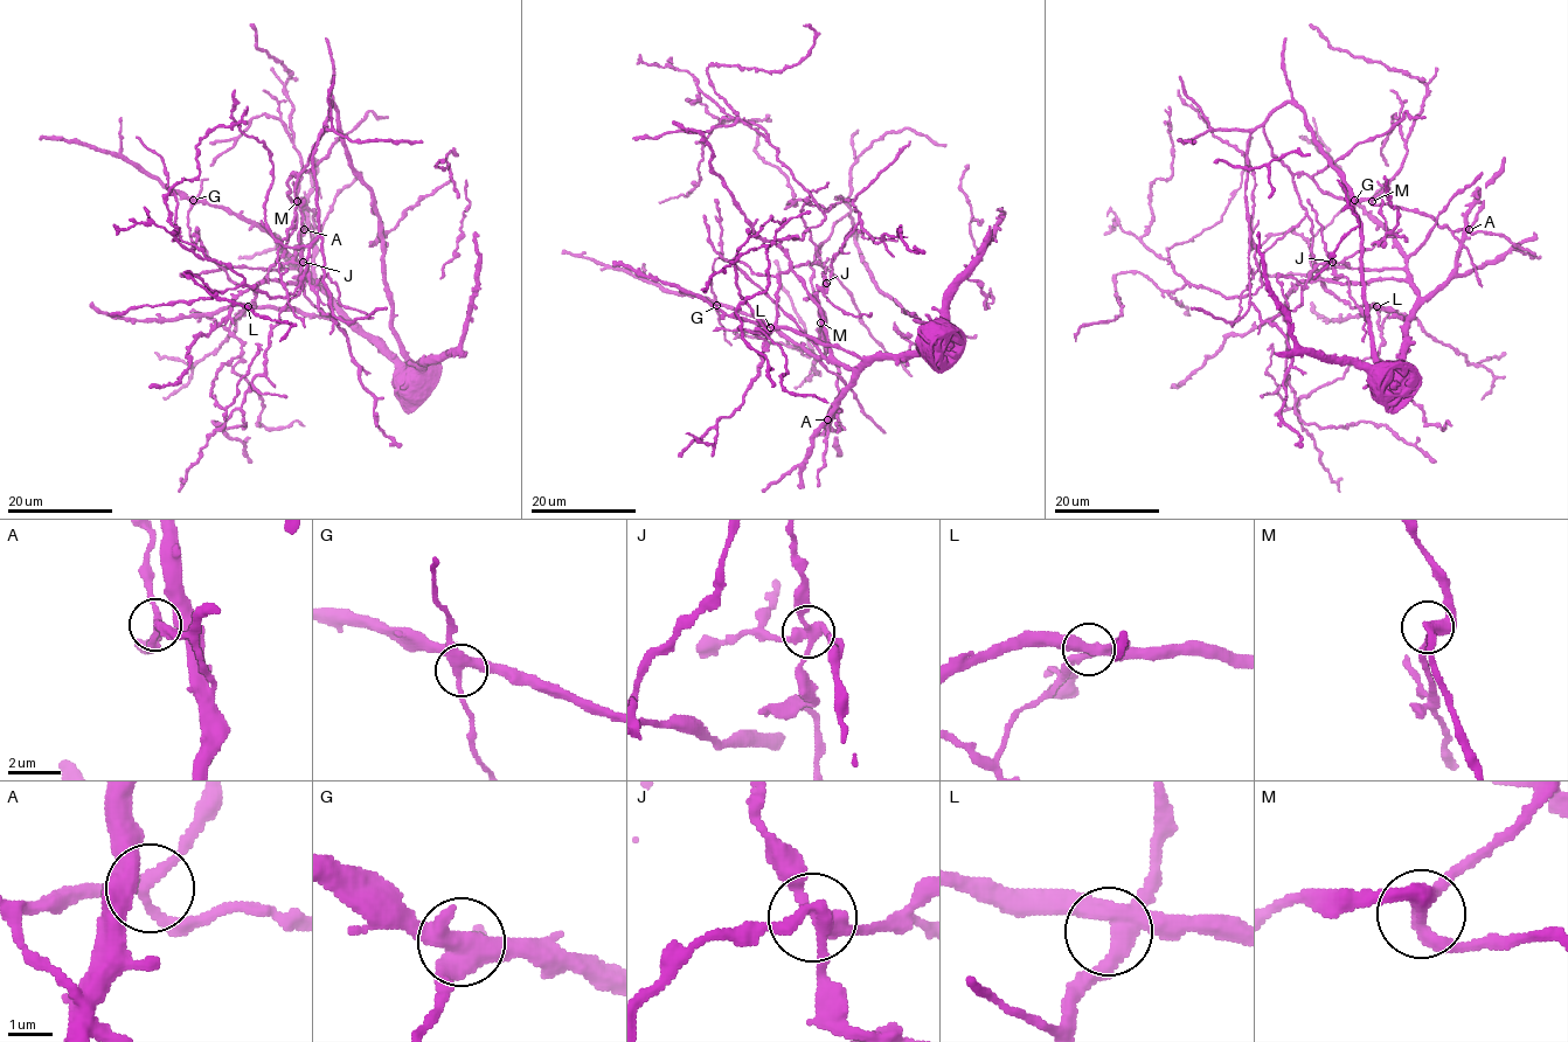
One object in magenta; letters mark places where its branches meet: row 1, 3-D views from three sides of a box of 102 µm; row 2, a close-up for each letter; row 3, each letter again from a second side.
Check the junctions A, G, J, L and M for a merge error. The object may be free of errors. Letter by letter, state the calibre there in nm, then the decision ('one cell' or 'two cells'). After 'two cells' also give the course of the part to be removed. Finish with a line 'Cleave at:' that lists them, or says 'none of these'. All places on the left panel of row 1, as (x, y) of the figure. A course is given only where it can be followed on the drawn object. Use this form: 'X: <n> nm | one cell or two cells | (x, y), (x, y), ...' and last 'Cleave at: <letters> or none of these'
A: 240 nm | one cell
G: 400 nm | one cell
J: 320 nm | two cells | (303, 262), (298, 230), (304, 199)
L: 380 nm | one cell
M: 320 nm | one cell
Cleave at: J

